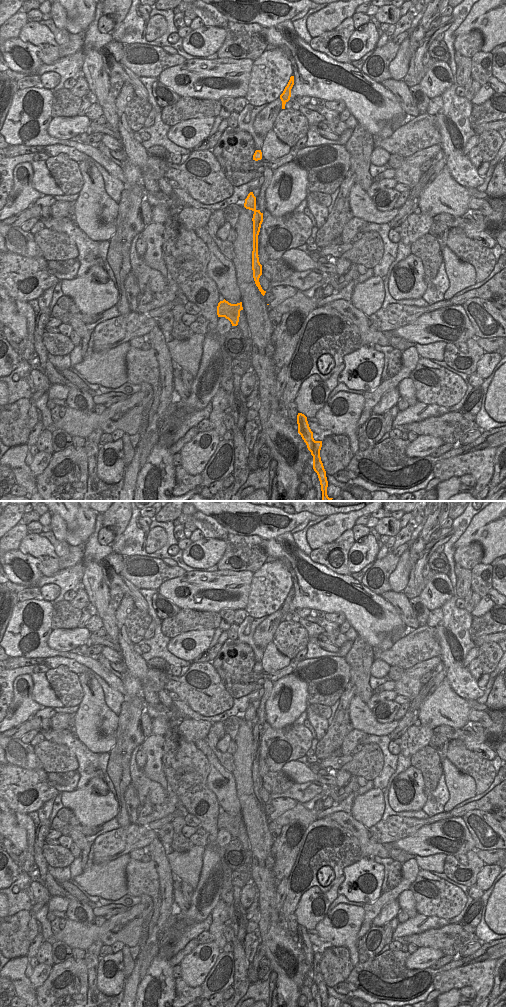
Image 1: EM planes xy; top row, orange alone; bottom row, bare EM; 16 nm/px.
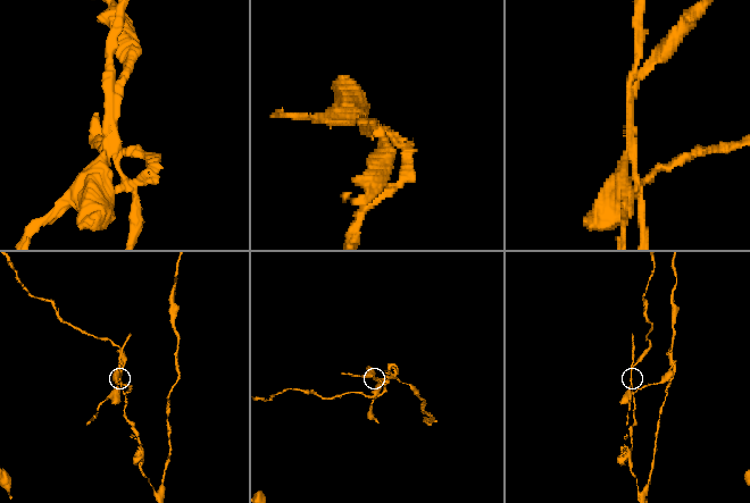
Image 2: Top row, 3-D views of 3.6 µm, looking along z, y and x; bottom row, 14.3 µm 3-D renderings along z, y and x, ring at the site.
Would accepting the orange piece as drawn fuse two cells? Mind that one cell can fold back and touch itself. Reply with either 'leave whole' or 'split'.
split

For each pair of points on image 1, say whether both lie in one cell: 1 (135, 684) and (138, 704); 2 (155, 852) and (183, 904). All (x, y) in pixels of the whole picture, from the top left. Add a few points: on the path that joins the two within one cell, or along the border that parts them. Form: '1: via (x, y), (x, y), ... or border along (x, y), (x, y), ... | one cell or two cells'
1: via (135, 689), (135, 699) | one cell
2: border along (172, 882), (172, 899), (174, 902) | two cells

